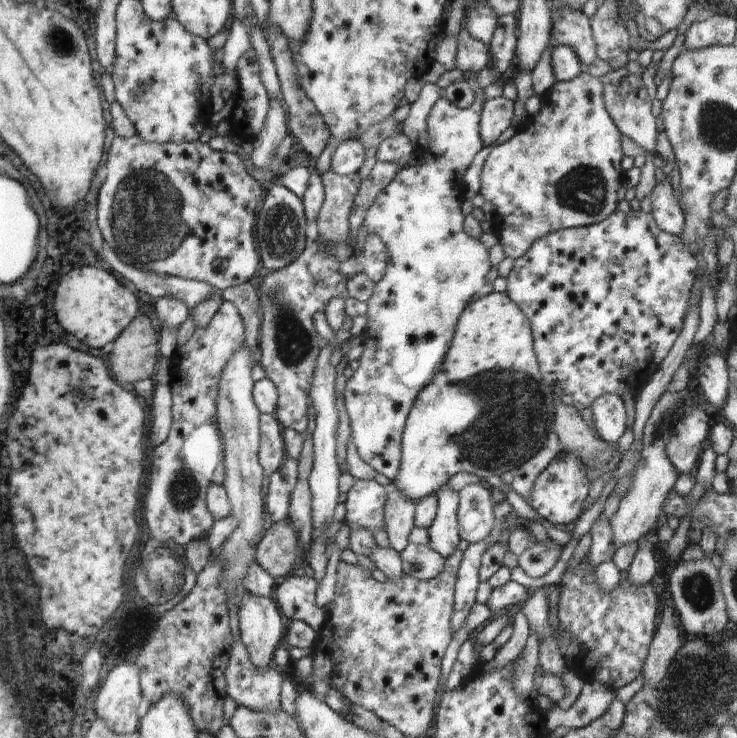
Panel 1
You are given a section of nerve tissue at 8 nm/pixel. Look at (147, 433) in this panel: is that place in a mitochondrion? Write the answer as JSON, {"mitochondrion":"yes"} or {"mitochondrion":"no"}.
{"mitochondrion":"no"}

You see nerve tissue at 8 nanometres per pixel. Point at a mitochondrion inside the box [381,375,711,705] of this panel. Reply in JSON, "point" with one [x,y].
{"point":[674,409]}

